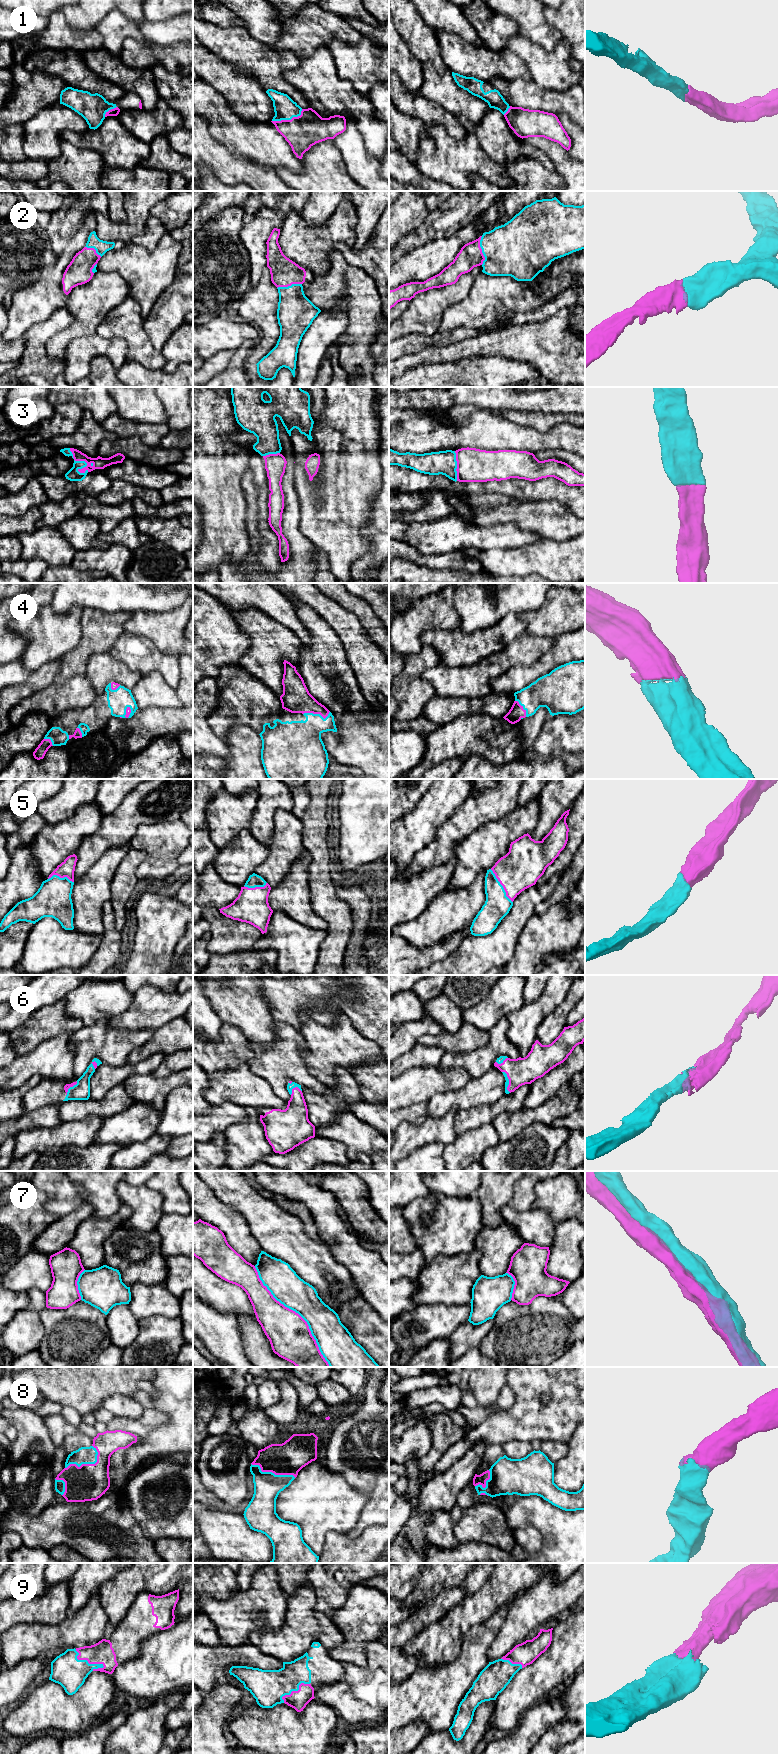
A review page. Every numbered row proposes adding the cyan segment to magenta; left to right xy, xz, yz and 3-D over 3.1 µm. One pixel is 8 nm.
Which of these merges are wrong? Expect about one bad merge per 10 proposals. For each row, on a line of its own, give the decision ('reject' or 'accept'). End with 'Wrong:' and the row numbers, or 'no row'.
1: accept
2: accept
3: accept
4: accept
5: accept
6: accept
7: reject
8: accept
9: accept
Wrong: 7

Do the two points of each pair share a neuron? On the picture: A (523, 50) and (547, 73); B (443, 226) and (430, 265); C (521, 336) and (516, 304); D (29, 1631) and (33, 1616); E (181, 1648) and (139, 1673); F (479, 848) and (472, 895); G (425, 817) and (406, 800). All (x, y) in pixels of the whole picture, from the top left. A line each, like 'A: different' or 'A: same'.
A: same
B: different
C: different
D: different
E: same
F: different
G: different

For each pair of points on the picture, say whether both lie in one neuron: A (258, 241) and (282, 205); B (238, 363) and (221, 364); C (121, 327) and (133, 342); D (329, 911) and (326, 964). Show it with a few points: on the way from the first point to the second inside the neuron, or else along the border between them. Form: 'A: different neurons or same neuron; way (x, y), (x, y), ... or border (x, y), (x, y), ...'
A: same neuron; way (258, 232), (275, 214)
B: different neurons; border (233, 351), (227, 366), (214, 376)
C: same neuron; way (125, 331), (132, 338)
D: same neuron; way (331, 924), (332, 951)

